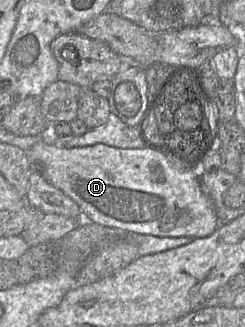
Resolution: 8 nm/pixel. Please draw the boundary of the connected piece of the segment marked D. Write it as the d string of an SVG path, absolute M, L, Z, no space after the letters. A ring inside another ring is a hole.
M37 141L26 156L45 179L70 197L88 222L158 237L210 236L220 226L213 203L203 191L199 170L182 166L171 154L147 146L123 149L106 144L62 148Z

